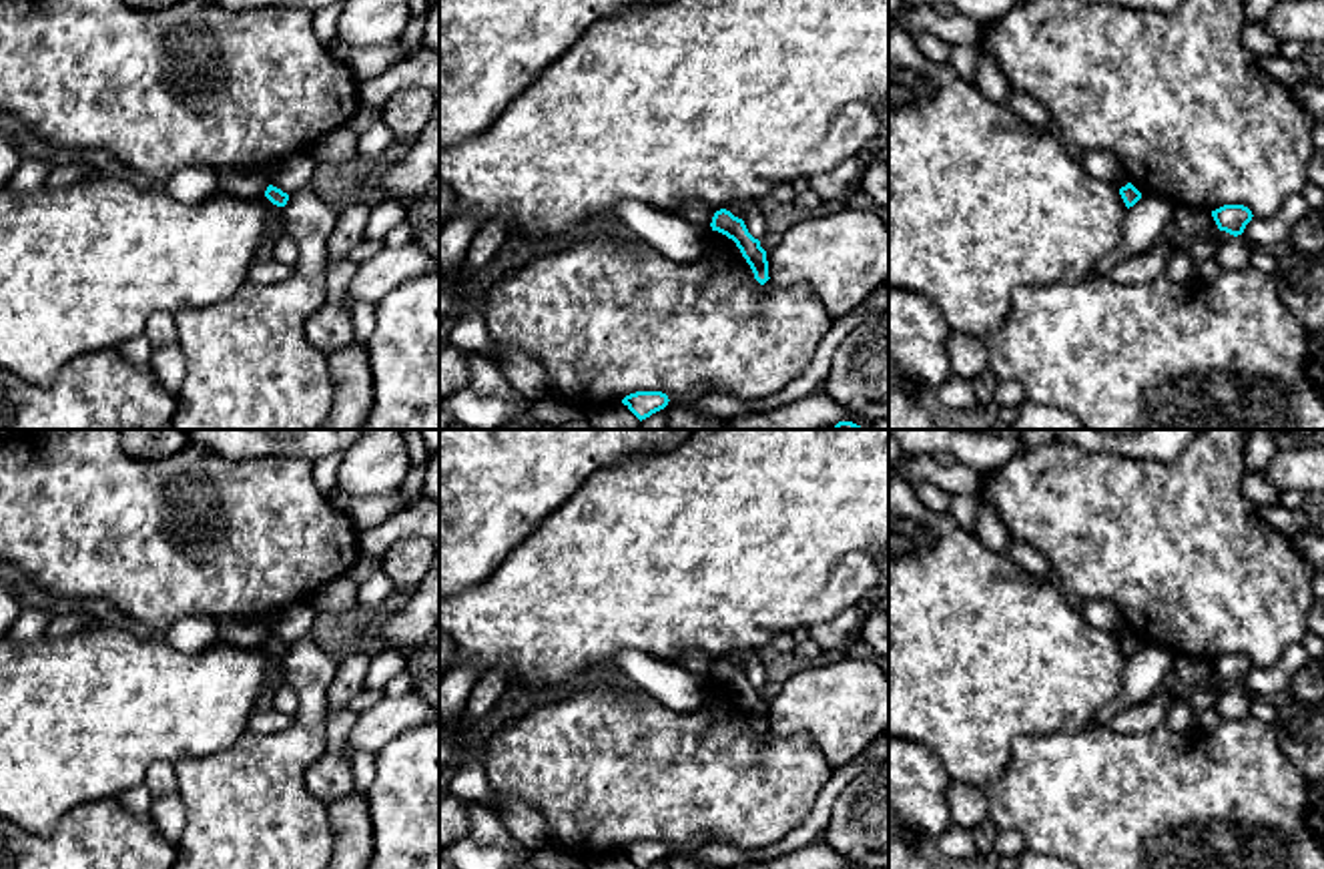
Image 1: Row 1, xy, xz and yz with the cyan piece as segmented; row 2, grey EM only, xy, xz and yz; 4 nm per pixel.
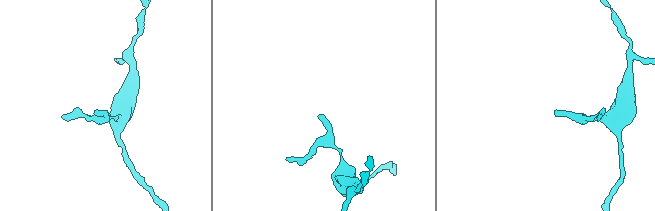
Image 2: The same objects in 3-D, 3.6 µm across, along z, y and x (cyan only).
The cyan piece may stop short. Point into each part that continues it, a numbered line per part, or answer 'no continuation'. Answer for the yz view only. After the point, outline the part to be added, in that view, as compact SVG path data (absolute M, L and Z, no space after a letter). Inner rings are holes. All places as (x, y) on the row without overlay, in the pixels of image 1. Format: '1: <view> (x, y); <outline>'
no continuation

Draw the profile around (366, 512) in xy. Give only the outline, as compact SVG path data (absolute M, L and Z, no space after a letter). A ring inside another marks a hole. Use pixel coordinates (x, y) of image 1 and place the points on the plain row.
M397 490L385 496L351 498L351 504L345 512L355 524L357 532L363 534L407 506L409 502L405 502Z

